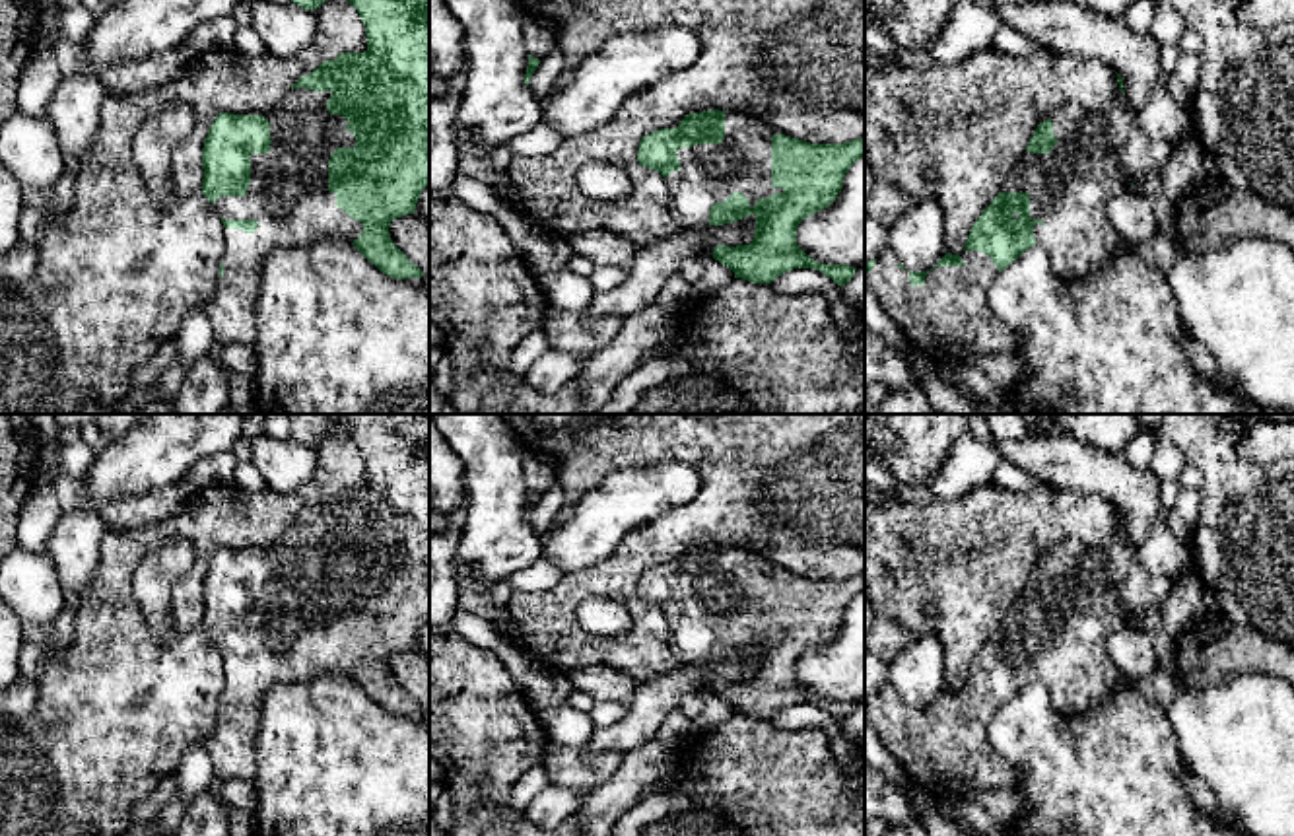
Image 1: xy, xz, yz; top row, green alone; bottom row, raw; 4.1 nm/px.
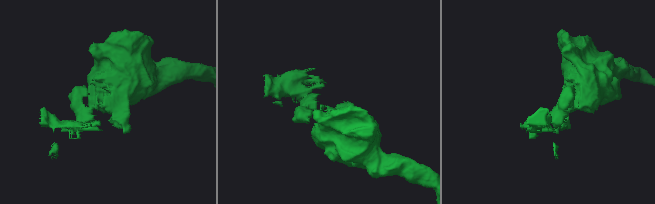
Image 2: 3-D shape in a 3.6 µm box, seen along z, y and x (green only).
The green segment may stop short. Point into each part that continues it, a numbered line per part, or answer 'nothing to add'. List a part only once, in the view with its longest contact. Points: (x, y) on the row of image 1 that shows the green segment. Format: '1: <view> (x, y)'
1: xy (288, 195)

